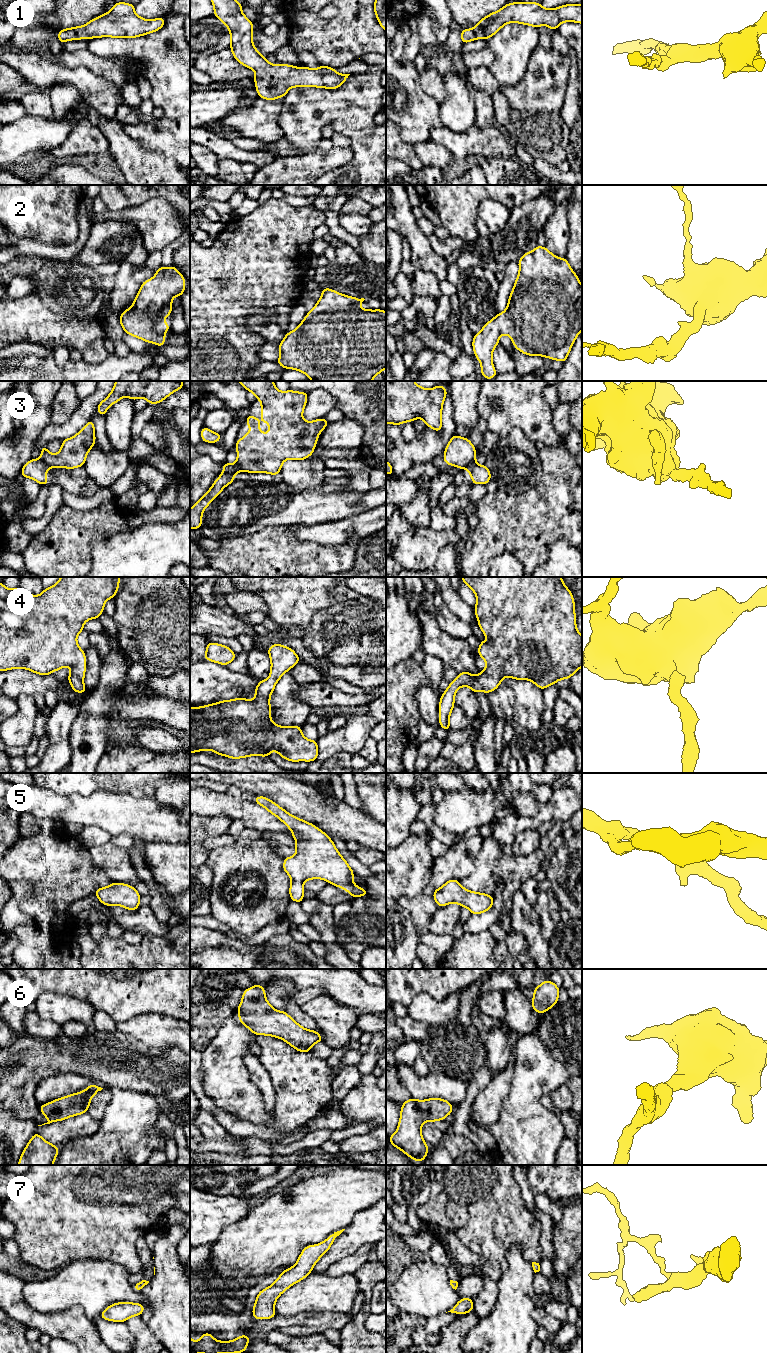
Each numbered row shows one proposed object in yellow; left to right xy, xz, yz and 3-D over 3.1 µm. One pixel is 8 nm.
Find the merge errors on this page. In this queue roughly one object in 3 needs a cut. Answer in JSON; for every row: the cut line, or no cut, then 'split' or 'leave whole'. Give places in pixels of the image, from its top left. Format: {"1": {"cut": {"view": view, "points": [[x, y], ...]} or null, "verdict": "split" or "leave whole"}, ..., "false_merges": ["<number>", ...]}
{"1": {"cut": null, "verdict": "leave whole"}, "2": {"cut": null, "verdict": "leave whole"}, "3": {"cut": {"view": "xy", "points": [[40, 459], [48, 467]]}, "verdict": "split"}, "4": {"cut": null, "verdict": "leave whole"}, "5": {"cut": null, "verdict": "leave whole"}, "6": {"cut": null, "verdict": "leave whole"}, "7": {"cut": null, "verdict": "leave whole"}, "false_merges": ["3"]}

